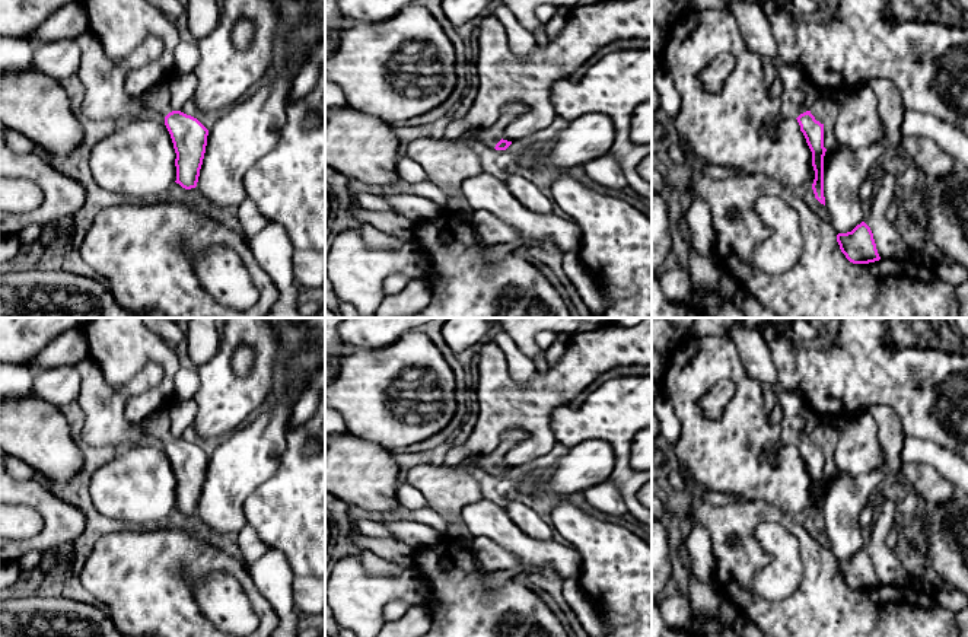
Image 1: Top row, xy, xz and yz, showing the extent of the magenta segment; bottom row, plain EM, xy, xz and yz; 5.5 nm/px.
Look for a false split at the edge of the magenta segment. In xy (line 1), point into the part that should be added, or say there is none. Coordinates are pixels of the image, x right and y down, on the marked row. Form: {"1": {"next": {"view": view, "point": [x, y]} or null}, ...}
{"1": {"next": {"view": "xy", "point": [158, 99]}}}

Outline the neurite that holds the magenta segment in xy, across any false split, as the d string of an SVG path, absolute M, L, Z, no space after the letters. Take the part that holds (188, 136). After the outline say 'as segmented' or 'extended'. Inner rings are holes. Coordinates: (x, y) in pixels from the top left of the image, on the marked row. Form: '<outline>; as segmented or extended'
M169 82L157 83L146 92L140 101L146 109L153 109L165 117L165 125L171 134L176 153L176 184L185 189L197 187L203 165L208 130L194 117L171 106Z; extended

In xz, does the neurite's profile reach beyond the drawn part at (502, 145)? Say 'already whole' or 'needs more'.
needs more

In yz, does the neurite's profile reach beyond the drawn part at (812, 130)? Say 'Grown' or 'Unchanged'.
Grown

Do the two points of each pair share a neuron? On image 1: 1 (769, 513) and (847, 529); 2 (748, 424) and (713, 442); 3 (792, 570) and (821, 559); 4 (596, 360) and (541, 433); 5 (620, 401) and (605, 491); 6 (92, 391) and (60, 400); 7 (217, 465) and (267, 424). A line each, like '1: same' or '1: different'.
1: different
2: same
3: different
4: same
5: different
6: different
7: same

